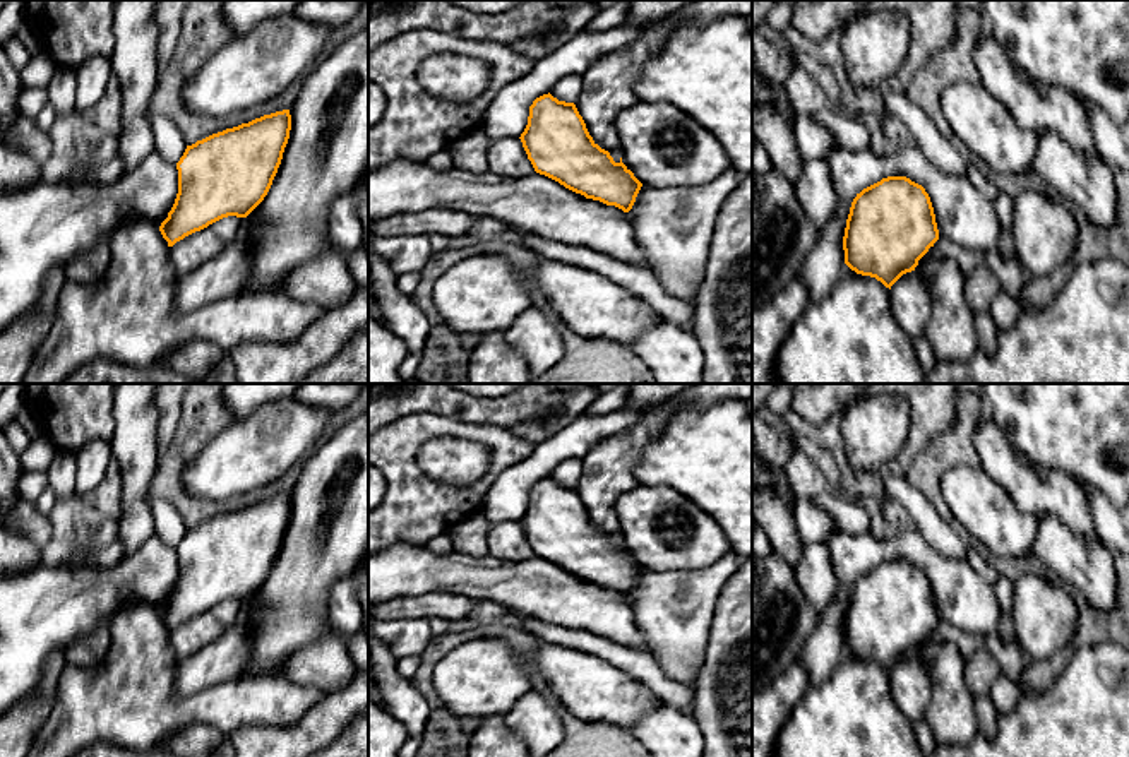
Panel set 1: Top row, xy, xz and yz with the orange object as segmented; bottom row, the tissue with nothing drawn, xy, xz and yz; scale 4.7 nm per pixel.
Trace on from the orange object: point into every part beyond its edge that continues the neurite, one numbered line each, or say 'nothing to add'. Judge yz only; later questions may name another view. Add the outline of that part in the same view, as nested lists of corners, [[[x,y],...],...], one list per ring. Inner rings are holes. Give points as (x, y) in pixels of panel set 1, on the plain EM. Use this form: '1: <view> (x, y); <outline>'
nothing to add

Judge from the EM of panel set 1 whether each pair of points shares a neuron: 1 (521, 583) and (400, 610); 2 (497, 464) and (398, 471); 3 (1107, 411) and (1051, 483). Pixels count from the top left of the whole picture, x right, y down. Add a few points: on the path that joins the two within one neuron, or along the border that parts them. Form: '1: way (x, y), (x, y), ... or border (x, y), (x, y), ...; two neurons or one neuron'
1: border (424, 593), (453, 591), (477, 600); two neurons
2: way (475, 490), (468, 497), (424, 497); one neuron
3: border (1021, 456), (1035, 470), (1064, 471), (1095, 490); two neurons

